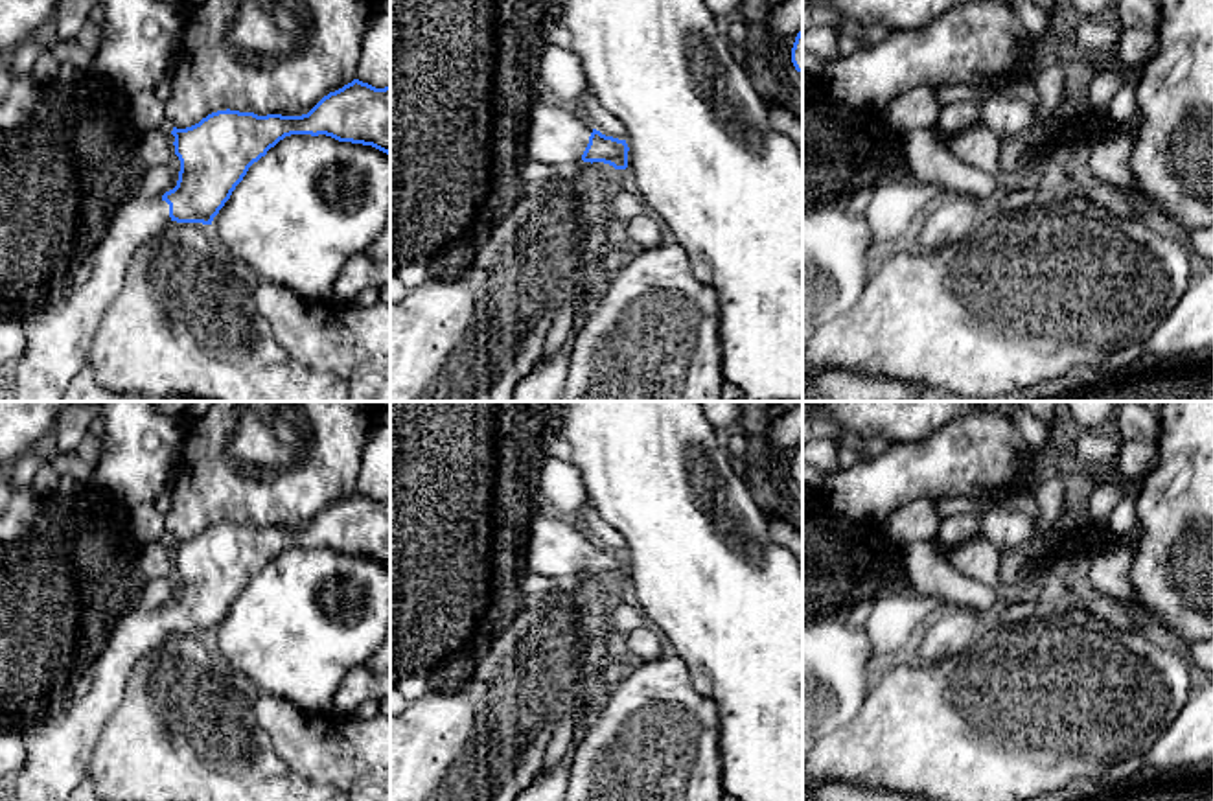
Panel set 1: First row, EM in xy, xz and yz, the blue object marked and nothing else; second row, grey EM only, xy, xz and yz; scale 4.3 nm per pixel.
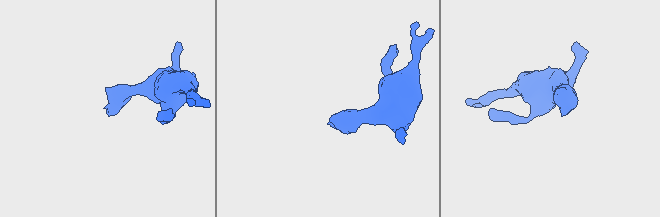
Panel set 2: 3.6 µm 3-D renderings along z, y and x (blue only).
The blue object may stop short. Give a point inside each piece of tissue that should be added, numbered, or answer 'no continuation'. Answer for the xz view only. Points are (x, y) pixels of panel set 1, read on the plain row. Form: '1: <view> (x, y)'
1: xz (558, 547)

